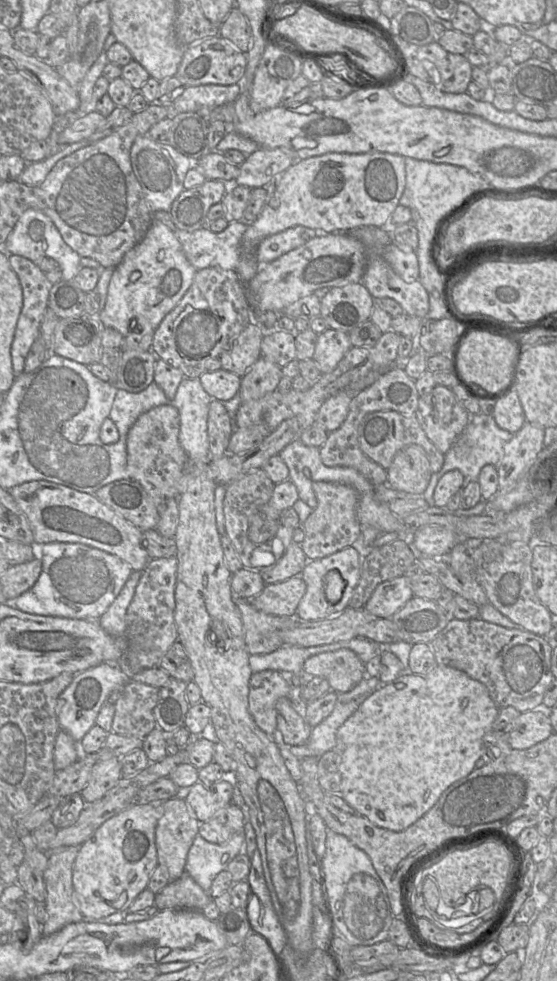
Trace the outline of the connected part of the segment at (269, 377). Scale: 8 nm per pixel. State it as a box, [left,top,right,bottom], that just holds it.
[241,356,282,403]

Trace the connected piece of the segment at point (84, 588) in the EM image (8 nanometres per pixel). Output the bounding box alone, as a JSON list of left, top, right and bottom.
[11,542,132,620]

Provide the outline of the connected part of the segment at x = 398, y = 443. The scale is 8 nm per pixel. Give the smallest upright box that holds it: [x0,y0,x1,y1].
[359,411,445,473]

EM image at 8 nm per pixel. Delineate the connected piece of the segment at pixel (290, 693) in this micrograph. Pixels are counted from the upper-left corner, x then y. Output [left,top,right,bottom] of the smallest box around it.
[248,670,305,740]

